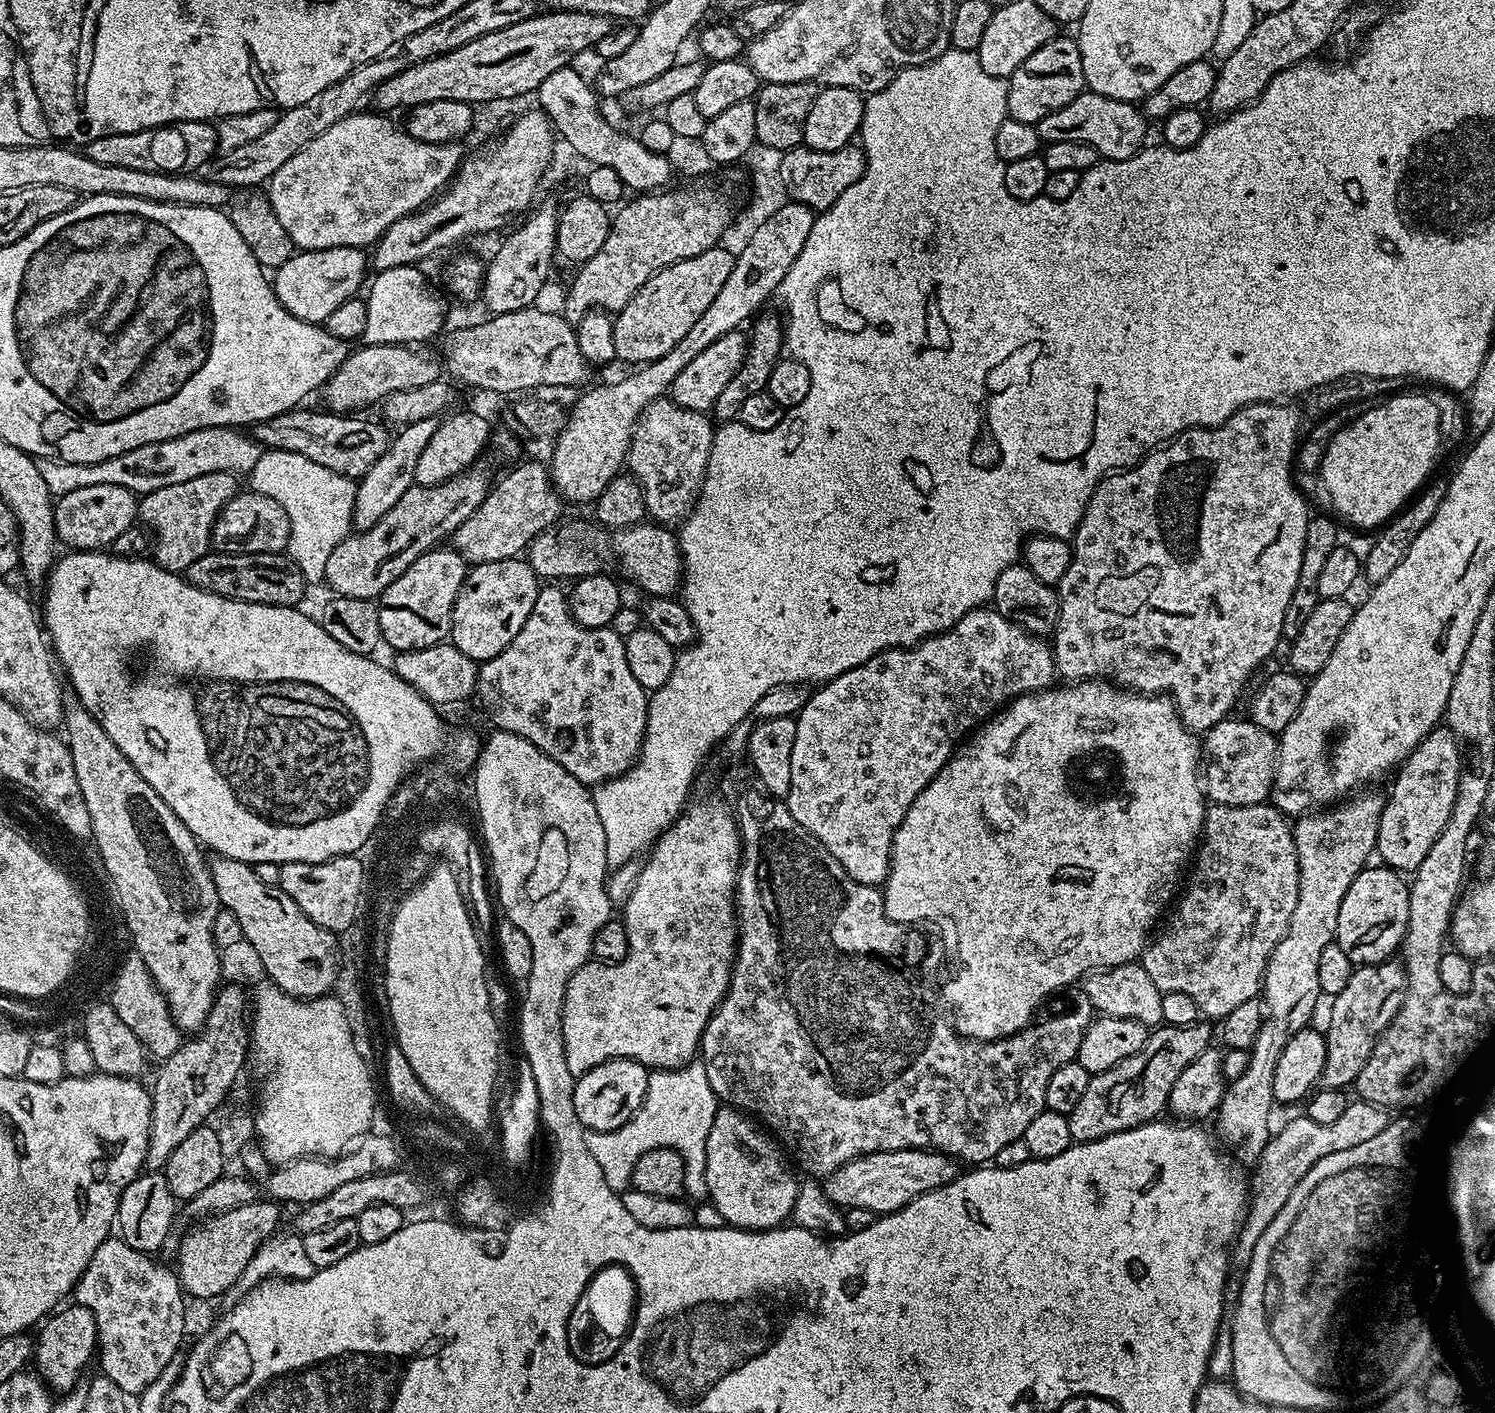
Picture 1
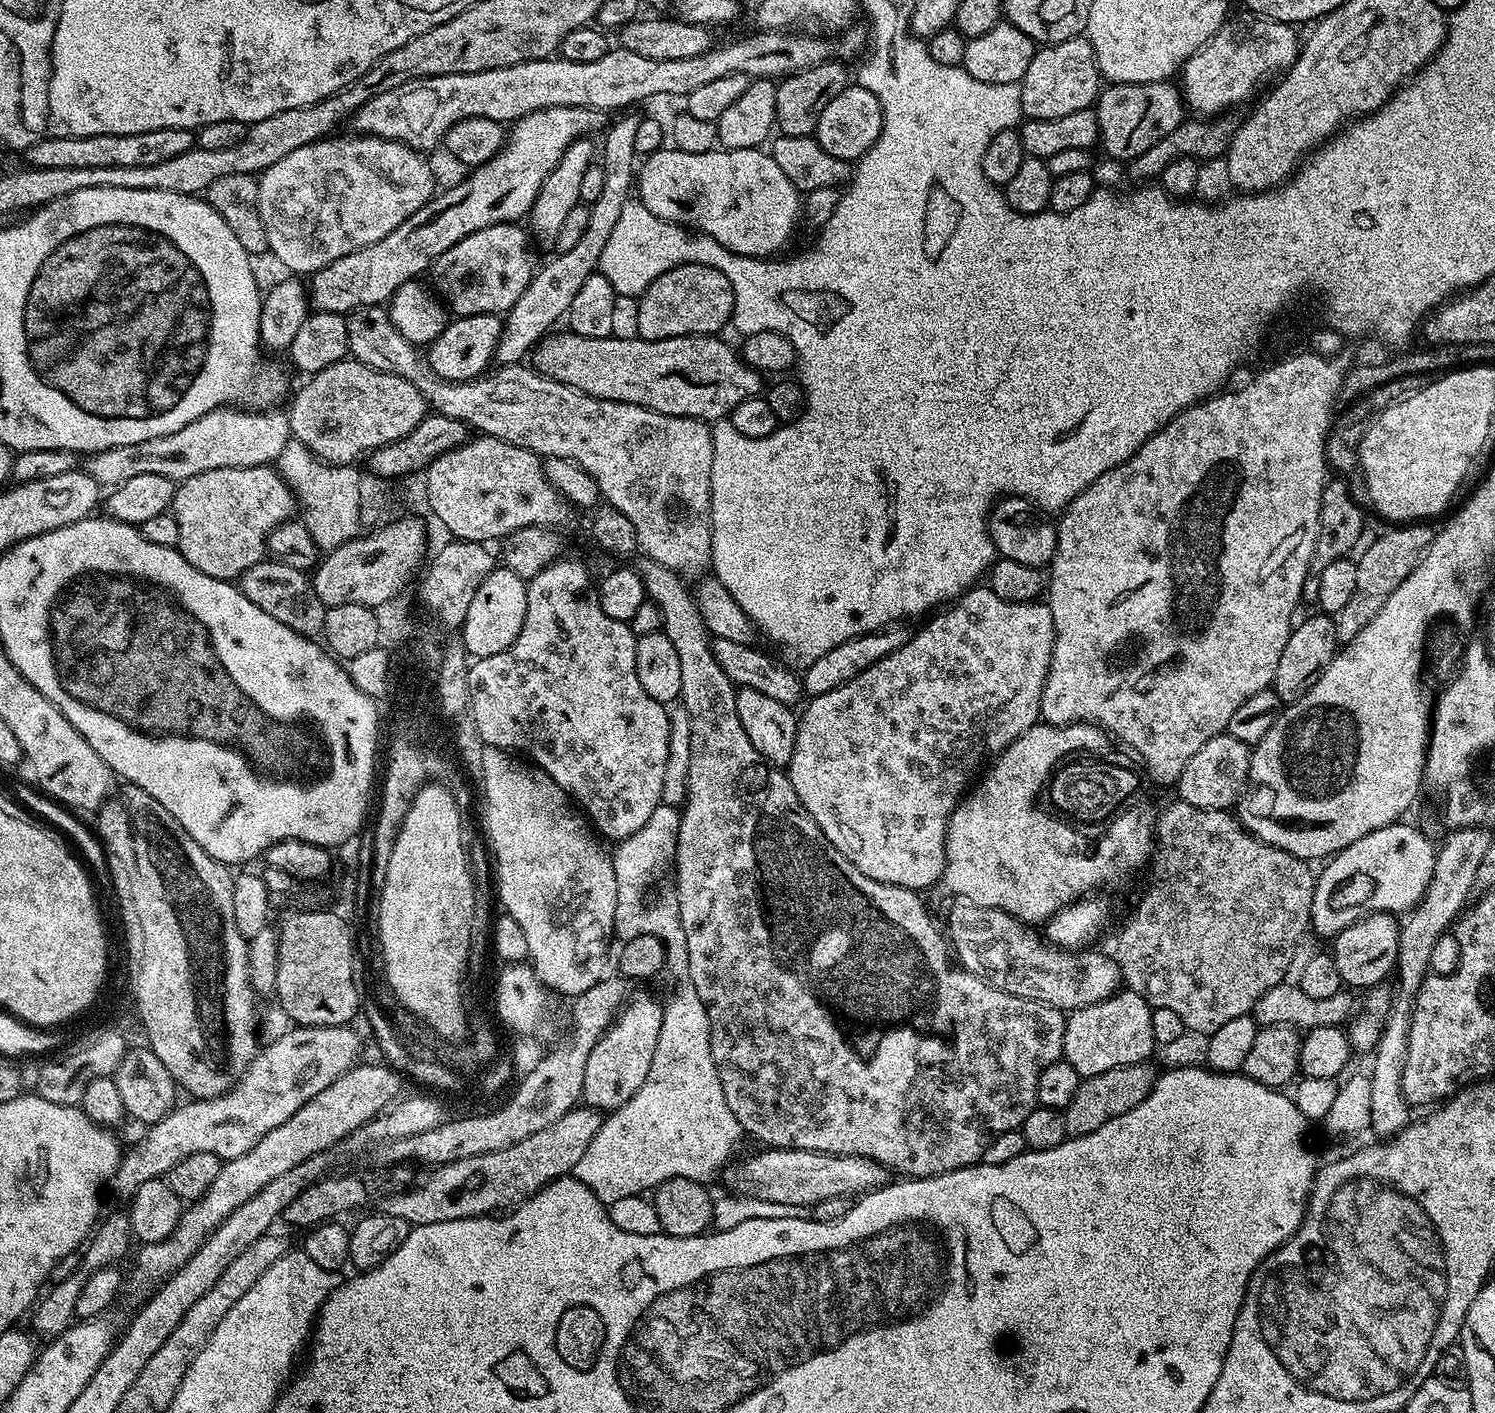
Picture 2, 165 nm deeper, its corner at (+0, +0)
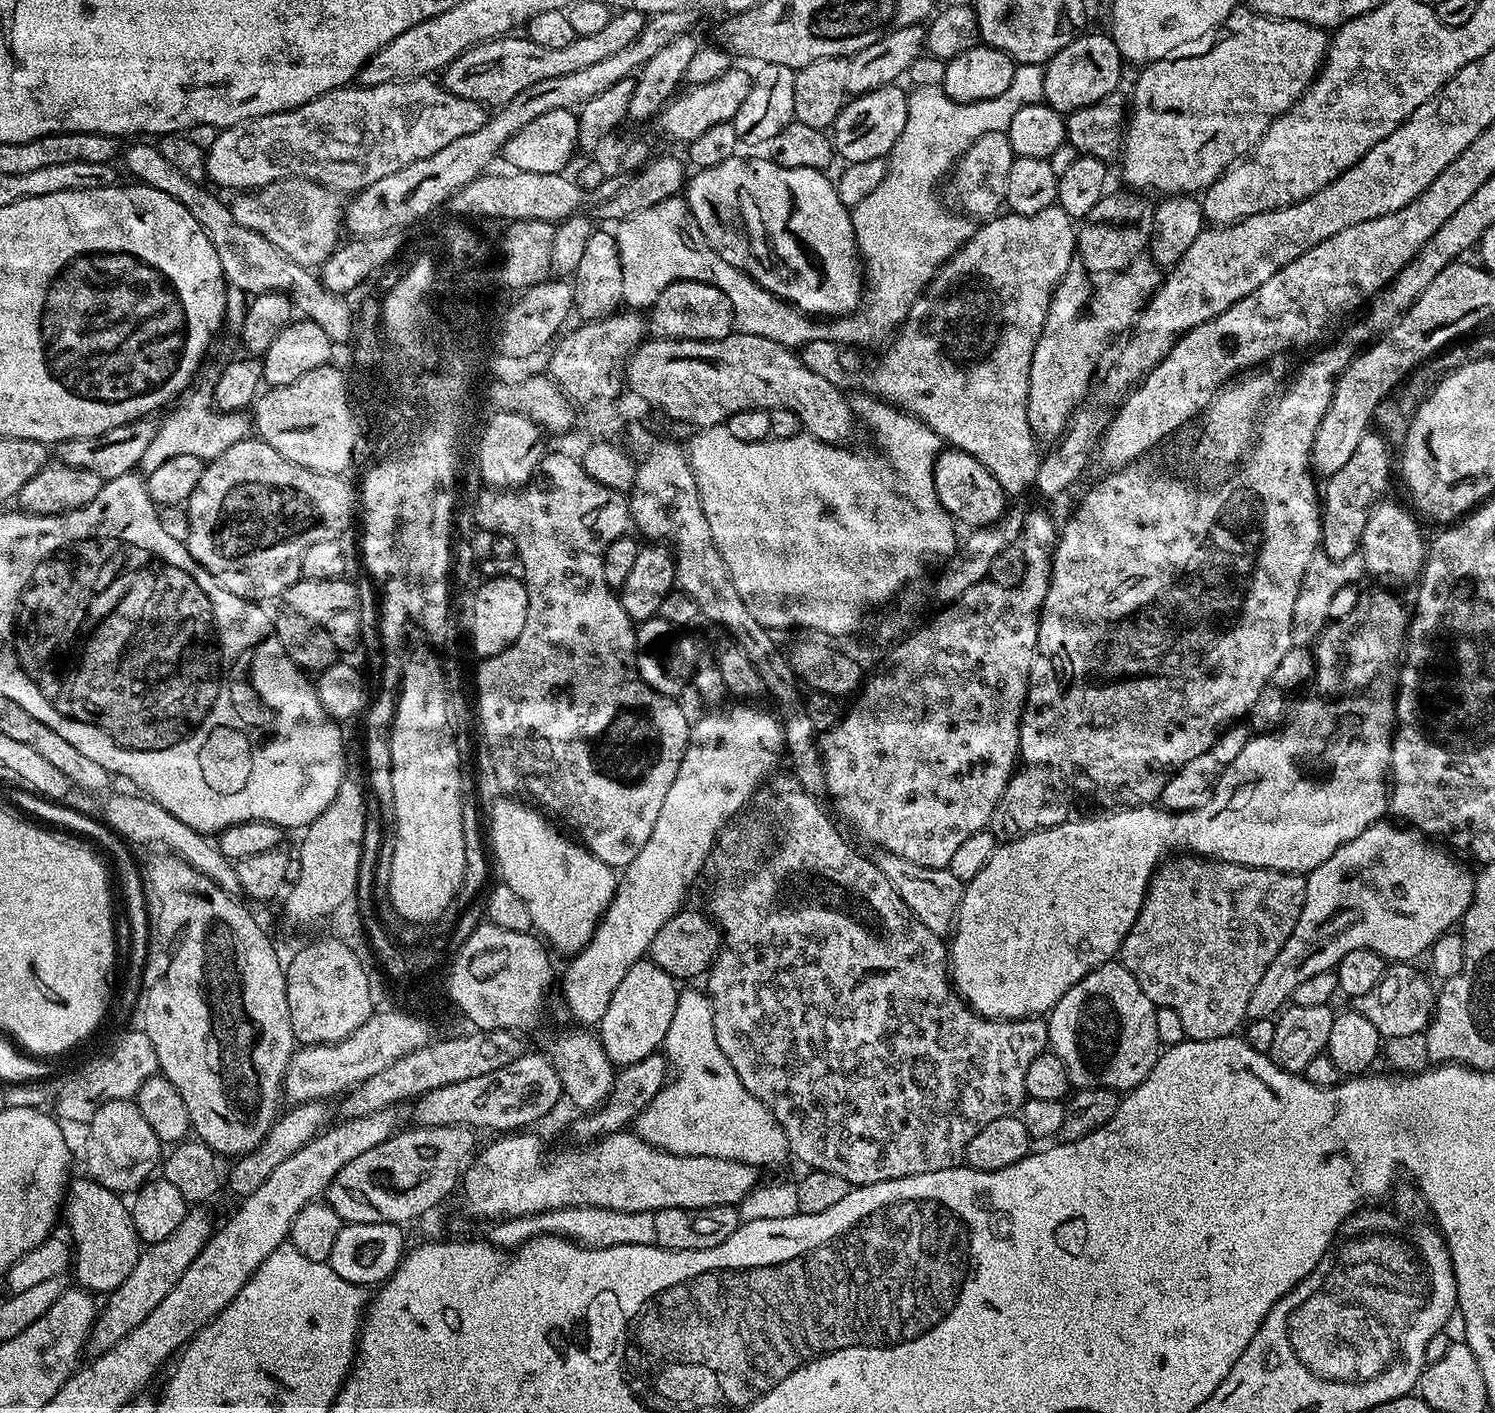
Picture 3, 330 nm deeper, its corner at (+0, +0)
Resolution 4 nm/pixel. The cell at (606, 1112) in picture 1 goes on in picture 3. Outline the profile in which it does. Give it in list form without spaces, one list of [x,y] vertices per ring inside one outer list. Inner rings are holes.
[[[645,958],[630,966],[626,978],[622,978],[618,990],[614,990],[610,1007],[606,1009],[606,1014],[602,1014],[598,1025],[600,1045],[606,1050],[613,1065],[642,1062],[642,1058],[657,1055],[666,1038],[666,1030],[670,1030],[670,1022],[674,1019],[677,995],[677,981],[654,961]]]

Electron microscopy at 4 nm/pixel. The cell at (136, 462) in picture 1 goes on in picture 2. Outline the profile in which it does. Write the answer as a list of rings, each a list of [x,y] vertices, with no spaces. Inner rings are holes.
[[[225,406],[202,414],[202,418],[190,422],[190,426],[182,426],[182,430],[174,430],[174,434],[89,455],[84,470],[102,488],[116,487],[141,474],[162,474],[164,478],[179,482],[194,478],[194,474],[203,474],[205,470],[275,465],[291,439],[287,411],[241,410]]]

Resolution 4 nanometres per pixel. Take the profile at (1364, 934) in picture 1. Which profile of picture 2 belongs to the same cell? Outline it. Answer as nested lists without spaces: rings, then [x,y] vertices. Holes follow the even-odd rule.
[[[1373,912],[1371,916],[1364,916],[1339,932],[1331,941],[1330,955],[1338,966],[1341,981],[1352,990],[1367,990],[1383,985],[1387,981],[1384,979],[1393,975],[1399,941],[1400,924],[1397,917],[1386,912]]]

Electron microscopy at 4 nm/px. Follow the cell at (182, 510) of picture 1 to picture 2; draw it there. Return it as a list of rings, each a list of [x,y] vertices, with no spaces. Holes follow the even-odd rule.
[[[246,466],[245,468],[223,468],[205,470],[203,474],[194,474],[194,478],[179,481],[170,509],[172,517],[178,522],[178,550],[194,570],[210,574],[210,578],[235,581],[250,566],[265,559],[268,547],[268,535],[287,520],[293,519],[298,505],[296,497],[288,483],[280,477],[275,467]]]

